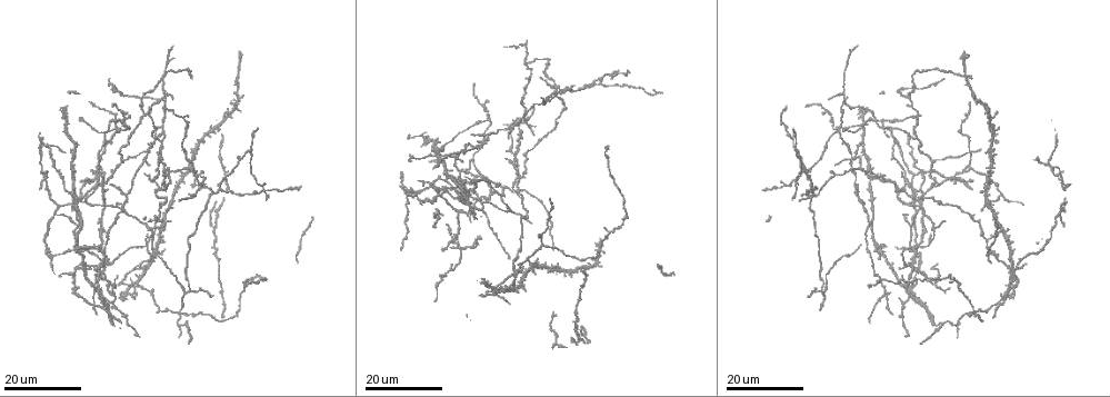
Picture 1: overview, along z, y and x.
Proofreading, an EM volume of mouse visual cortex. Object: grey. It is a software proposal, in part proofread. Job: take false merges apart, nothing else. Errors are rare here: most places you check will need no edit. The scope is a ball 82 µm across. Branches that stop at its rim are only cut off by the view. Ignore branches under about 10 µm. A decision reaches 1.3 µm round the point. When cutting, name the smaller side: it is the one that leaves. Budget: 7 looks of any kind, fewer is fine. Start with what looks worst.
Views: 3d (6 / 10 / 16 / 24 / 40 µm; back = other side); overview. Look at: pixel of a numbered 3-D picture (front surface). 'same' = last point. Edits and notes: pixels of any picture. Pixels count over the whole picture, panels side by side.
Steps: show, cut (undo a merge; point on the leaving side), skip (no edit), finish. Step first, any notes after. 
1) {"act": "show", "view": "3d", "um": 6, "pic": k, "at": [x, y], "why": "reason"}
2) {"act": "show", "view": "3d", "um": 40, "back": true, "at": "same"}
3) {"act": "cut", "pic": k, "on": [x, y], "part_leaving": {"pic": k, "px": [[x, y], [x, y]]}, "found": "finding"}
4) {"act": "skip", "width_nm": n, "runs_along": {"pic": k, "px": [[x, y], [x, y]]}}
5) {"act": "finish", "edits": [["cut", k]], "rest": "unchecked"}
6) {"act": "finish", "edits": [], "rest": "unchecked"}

{"act": "show", "view": "3d", "um": 24, "pic": 1, "at": [845, 99], "why": "three-way junction"}

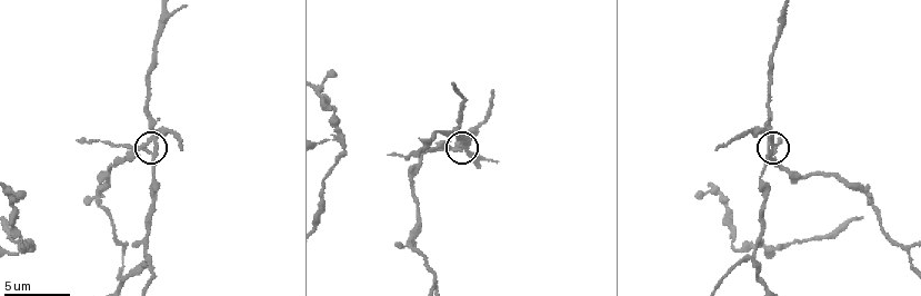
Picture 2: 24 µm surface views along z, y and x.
{"act": "show", "view": "3d", "um": 6, "pic": 2, "at": [152, 138]}

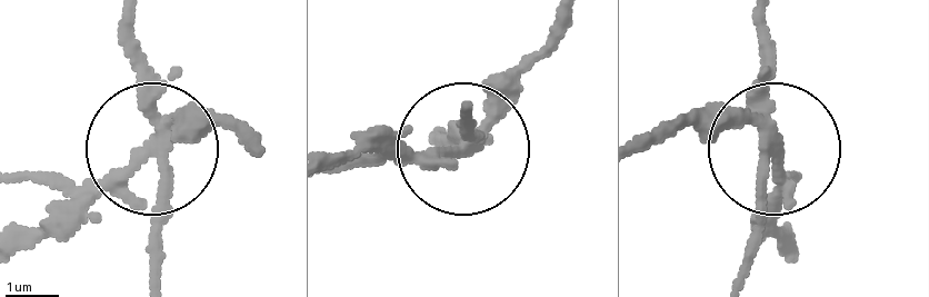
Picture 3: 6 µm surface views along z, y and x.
{"act": "show", "view": "3d", "um": 6, "back": true, "pic": 3, "at": [140, 153]}

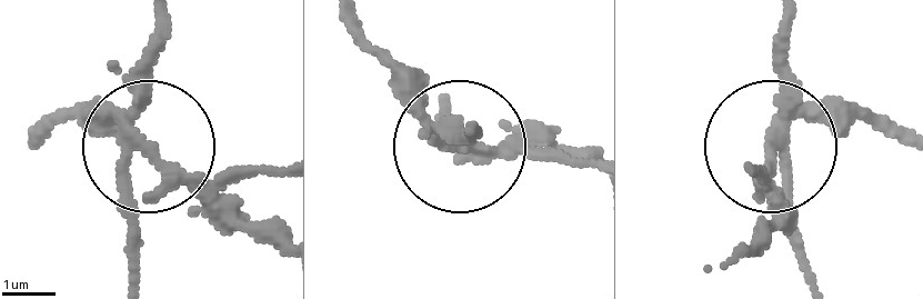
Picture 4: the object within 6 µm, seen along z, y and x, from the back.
{"act": "skip", "width_nm": 220, "found": "one cell here"}

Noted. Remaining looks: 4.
{"act": "show", "view": "3d", "um": 24, "pic": 1, "at": [900, 188], "why": "looks like a crossing"}

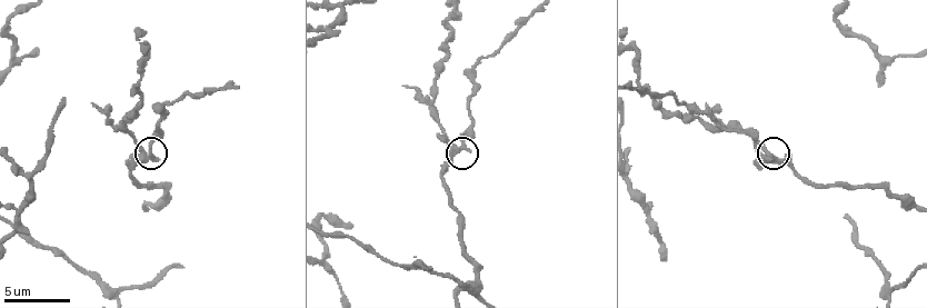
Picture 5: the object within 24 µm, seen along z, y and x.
{"act": "show", "view": "3d", "um": 6, "pic": 5, "at": [770, 154]}

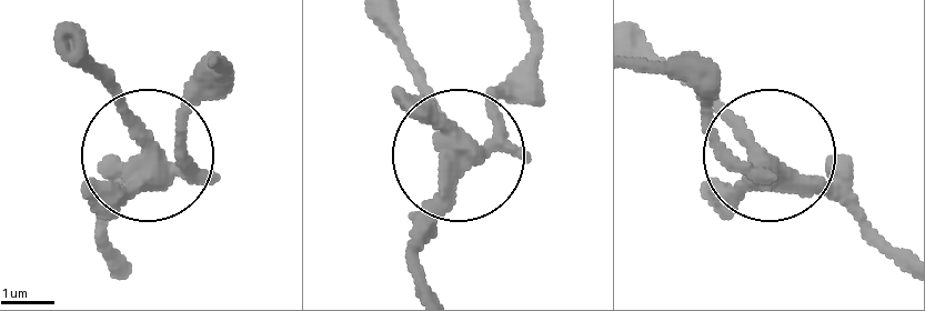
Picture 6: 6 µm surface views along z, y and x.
{"act": "skip", "side_arm_um": 24, "arms": 5, "found": "continuous, no second cell"}

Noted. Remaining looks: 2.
{"act": "finish", "edits": [], "rest": "unchecked"}

